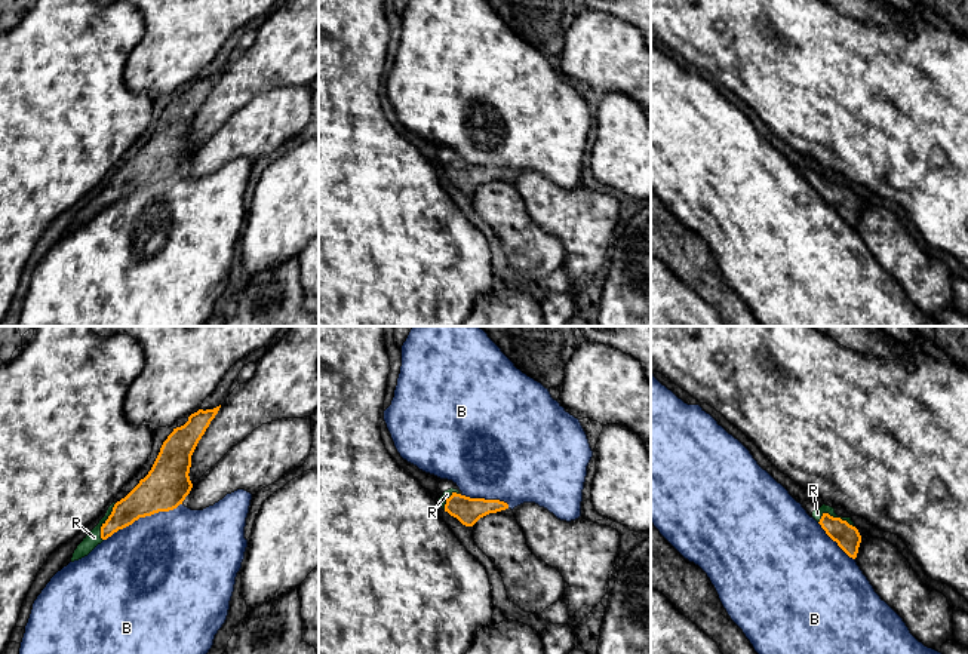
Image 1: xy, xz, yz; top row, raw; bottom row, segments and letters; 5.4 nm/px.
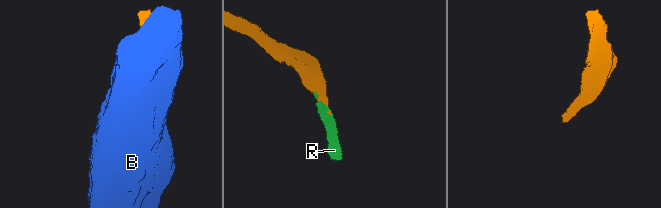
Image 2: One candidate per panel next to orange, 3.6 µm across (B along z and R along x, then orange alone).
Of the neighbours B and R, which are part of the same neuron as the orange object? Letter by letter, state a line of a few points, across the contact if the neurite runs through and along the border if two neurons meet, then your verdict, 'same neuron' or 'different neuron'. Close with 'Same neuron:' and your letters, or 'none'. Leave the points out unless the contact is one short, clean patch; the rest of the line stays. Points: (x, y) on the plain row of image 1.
B: different neuron
R: same neuron
Same neuron: R

